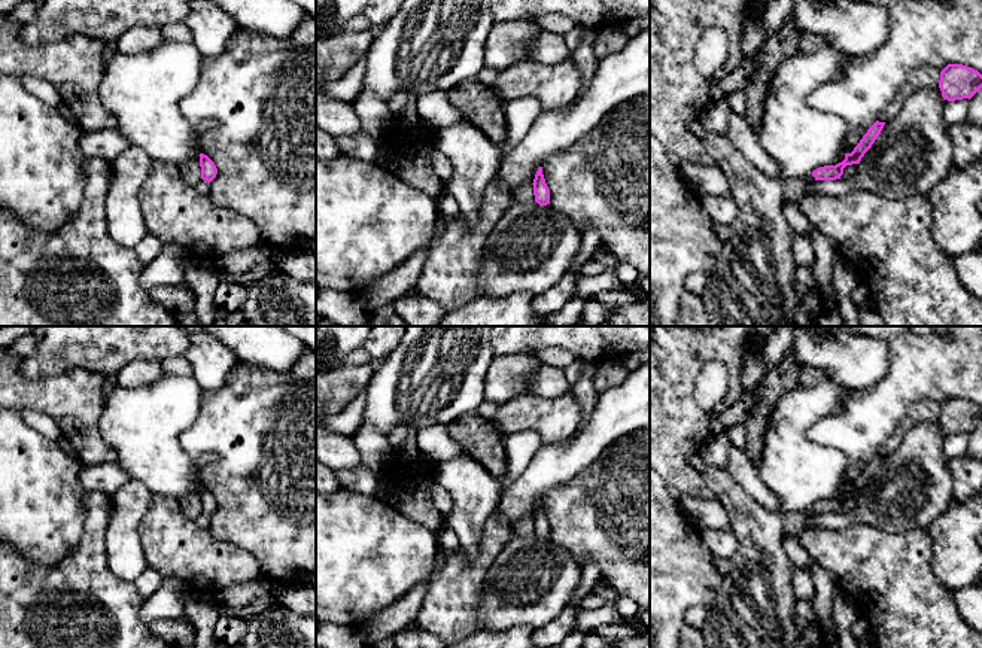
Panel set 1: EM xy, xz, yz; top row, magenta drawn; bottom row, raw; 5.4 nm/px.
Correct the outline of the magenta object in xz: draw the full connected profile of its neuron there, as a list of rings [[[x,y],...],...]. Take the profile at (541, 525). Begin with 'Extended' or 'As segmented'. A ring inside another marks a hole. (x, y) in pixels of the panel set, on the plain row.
As segmented. [[[542,501],[538,502],[532,518],[533,518],[535,536],[538,536],[539,539],[550,538],[550,523],[545,517]]]

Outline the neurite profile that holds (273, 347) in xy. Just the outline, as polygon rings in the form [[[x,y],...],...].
[[[179,326],[186,332],[204,331],[227,346],[240,362],[279,372],[289,371],[308,350],[282,326]]]

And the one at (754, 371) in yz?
[[[750,352],[742,365],[742,387],[755,392],[766,380],[766,362],[761,353]]]

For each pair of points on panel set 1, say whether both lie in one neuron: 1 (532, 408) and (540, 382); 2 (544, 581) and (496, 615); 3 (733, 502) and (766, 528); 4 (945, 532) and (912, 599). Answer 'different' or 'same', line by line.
1: different
2: same
3: same
4: different

